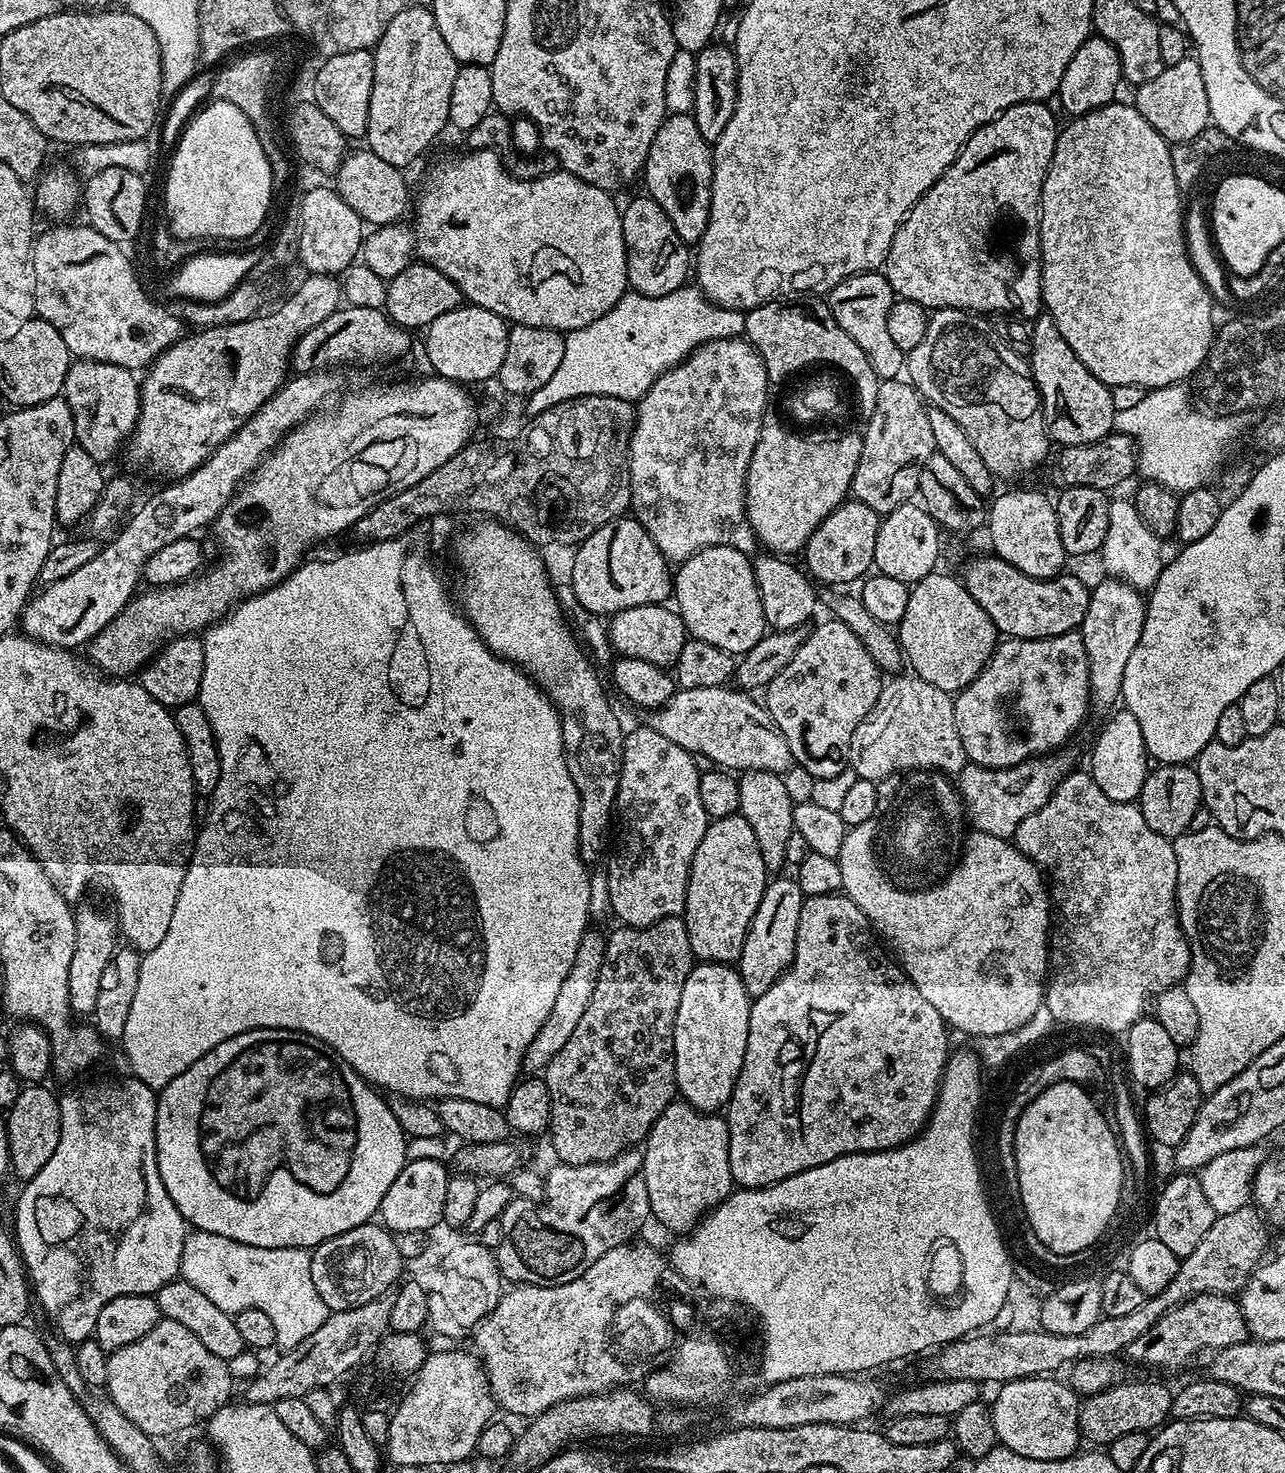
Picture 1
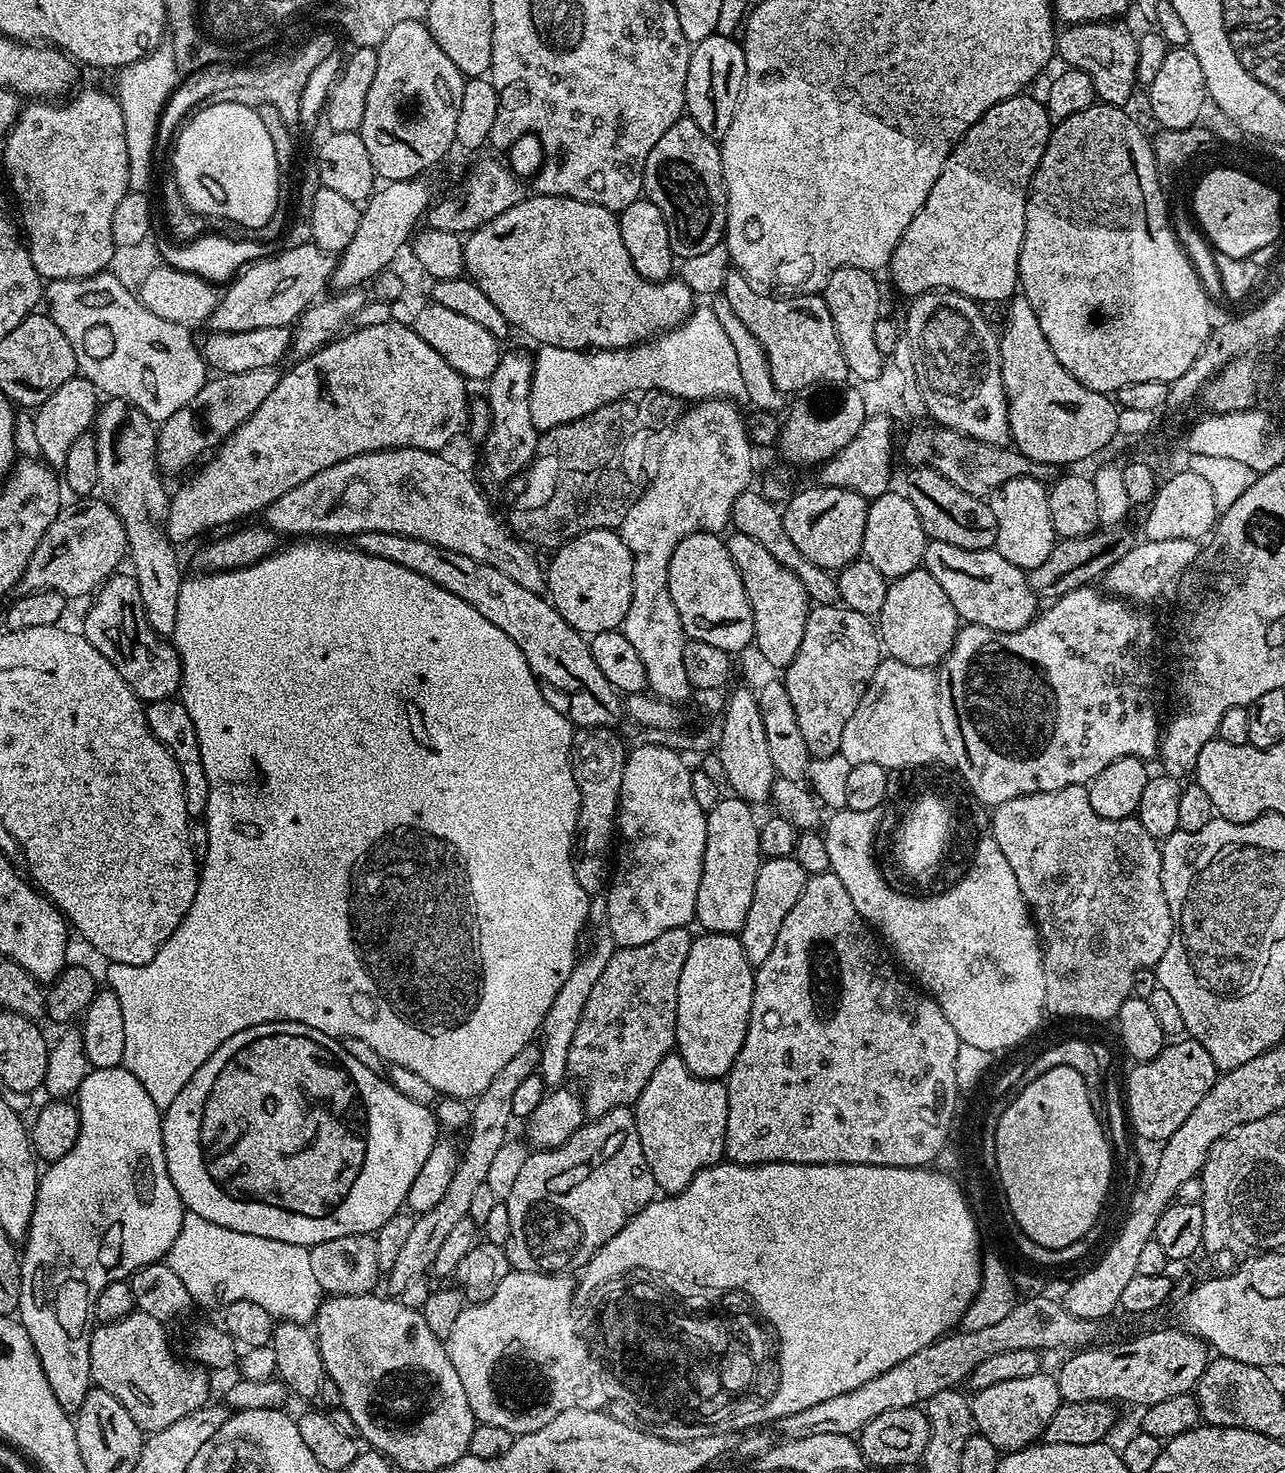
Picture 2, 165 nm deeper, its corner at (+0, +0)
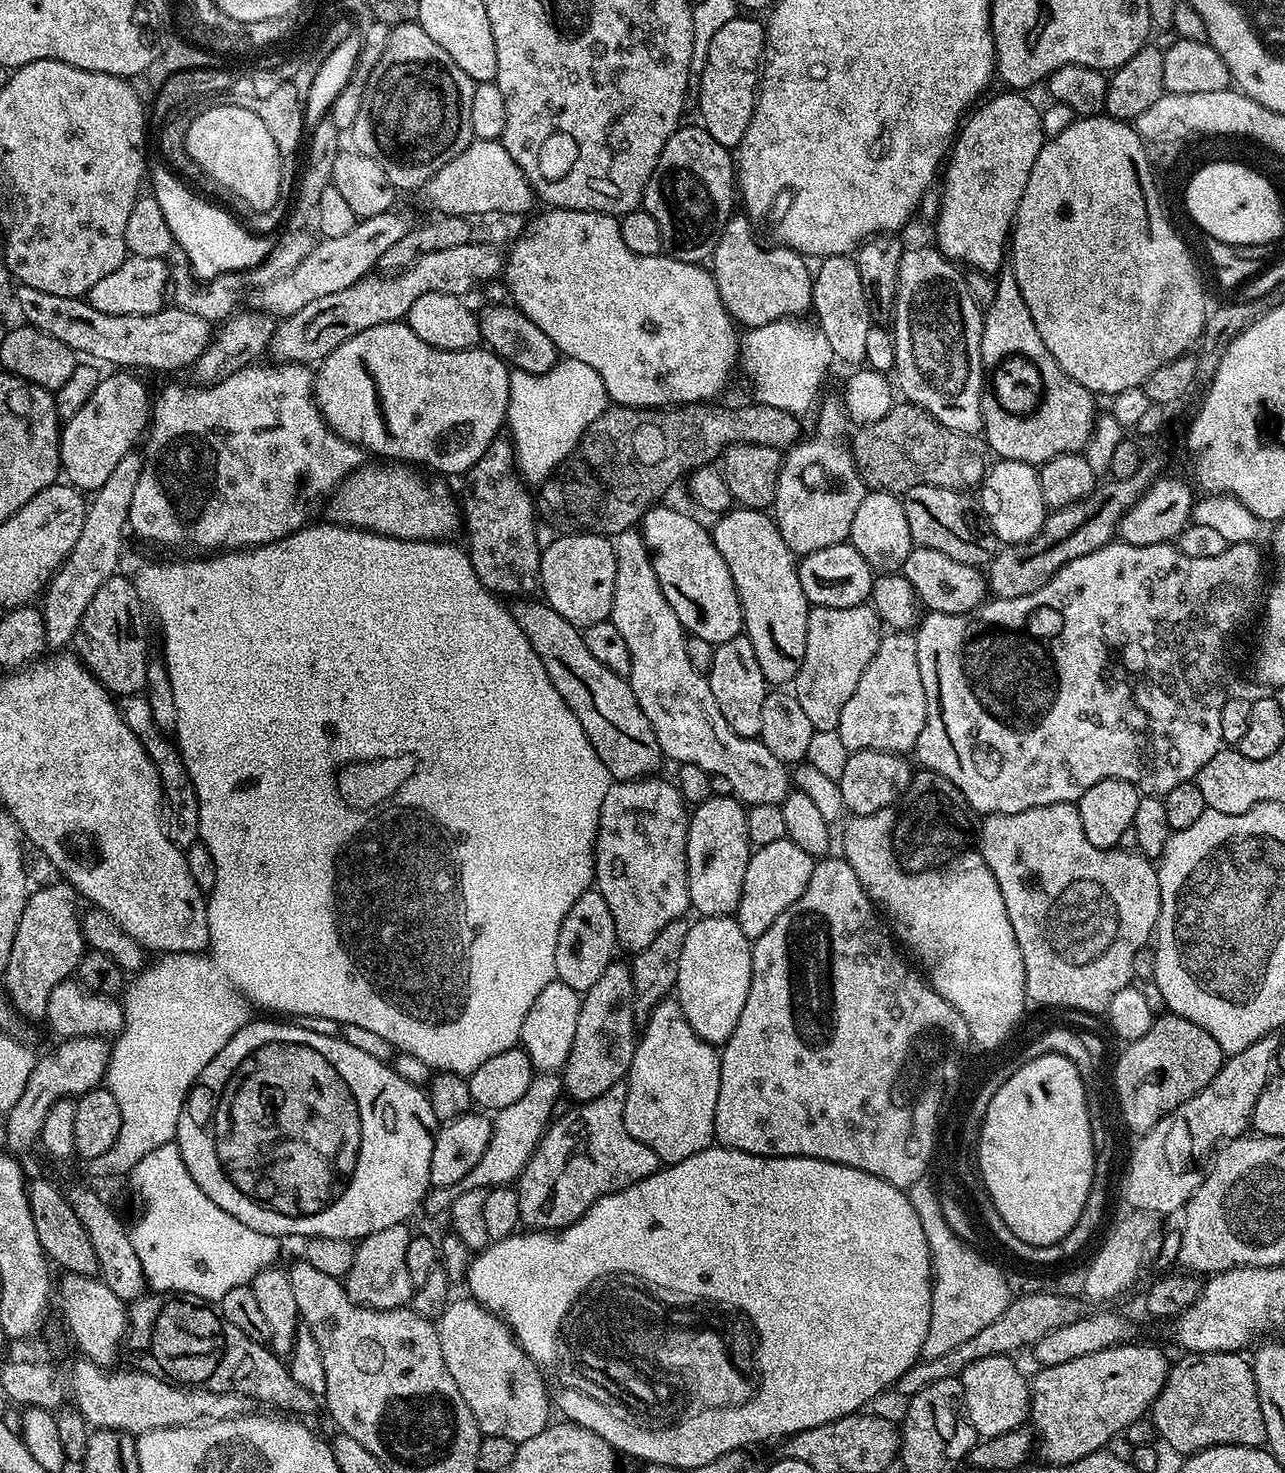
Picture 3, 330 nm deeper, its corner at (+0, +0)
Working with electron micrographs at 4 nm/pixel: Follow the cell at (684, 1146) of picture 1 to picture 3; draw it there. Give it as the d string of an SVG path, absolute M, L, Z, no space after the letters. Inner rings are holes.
M665 998L647 1013L648 1029L636 1041L634 1058L626 1077L628 1093L624 1099L624 1121L626 1130L638 1142L650 1146L654 1154L665 1165L677 1164L704 1148L714 1144L714 1110L718 1106L718 1090L720 1089L720 1052L711 1044L707 1044L686 1022L680 1009L680 1001Z

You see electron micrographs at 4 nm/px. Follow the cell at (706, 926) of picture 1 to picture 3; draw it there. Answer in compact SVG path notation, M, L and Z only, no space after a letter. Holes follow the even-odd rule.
M735 795L714 796L691 809L688 817L688 889L690 905L700 916L732 916L742 898L742 882L750 845L746 834L746 808Z

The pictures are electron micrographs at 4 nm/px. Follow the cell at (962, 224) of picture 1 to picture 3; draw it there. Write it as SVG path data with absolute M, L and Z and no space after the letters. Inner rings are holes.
M1004 90L1001 96L996 96L993 100L985 99L961 123L942 172L944 192L939 193L940 211L934 221L935 247L939 248L947 260L960 266L969 264L969 269L982 273L999 273L1005 263L1010 233L1016 223L1018 202L1022 202L1022 190L1026 190L1030 170L1034 170L1034 158L1038 158L1046 139L1040 121L1041 109L1035 108L1024 96L1027 95L1016 90Z

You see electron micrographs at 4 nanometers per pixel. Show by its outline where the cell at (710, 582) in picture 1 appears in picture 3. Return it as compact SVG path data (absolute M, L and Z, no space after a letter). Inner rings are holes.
M653 506L649 508L642 521L642 535L648 553L652 556L654 574L658 574L658 586L662 586L662 594L678 614L678 622L684 627L688 636L706 638L713 646L722 642L730 642L730 638L741 635L744 632L744 615L738 598L738 590L734 586L734 578L730 578L730 566L718 554L718 546L714 546L711 531L703 528L692 516L679 512L676 508L664 508L665 506Z

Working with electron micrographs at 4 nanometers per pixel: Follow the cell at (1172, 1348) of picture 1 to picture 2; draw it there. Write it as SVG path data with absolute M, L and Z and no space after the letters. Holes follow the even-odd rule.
M1183 1327L1160 1328L1145 1336L1136 1336L1125 1344L1109 1348L1088 1346L1076 1350L1061 1363L1055 1373L1061 1401L1098 1402L1106 1400L1147 1406L1174 1395L1186 1395L1195 1389L1210 1359L1209 1345Z

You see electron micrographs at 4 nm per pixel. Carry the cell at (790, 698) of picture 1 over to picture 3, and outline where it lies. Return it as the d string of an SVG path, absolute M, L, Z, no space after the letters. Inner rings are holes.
M867 603L845 608L813 607L809 611L806 654L794 681L794 695L815 731L835 732L839 729L842 706L850 702L850 694L854 694L866 666L870 666L870 658L874 658L878 650L882 632L876 627L881 624L876 609Z

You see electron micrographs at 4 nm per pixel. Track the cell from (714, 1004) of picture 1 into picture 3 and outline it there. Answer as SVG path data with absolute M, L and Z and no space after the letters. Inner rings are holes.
M700 916L689 923L686 942L682 946L682 958L678 962L674 996L680 1001L682 1014L686 1022L690 1022L694 1034L698 1034L698 1038L707 1044L722 1046L730 1034L734 1034L734 1026L738 1026L738 1017L746 1007L746 994L750 994L752 946L753 941L742 934L742 926L738 926L732 916Z

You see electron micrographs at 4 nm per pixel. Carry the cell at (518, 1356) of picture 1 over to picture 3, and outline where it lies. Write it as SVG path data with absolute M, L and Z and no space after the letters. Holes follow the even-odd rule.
M471 1298L453 1299L435 1325L442 1346L442 1358L446 1358L446 1370L450 1370L450 1378L454 1378L458 1390L462 1390L462 1398L466 1406L470 1406L470 1414L474 1414L481 1433L510 1438L518 1446L523 1440L534 1438L534 1434L542 1434L542 1430L550 1423L543 1379L532 1372L528 1360L517 1351L511 1328L499 1316Z

